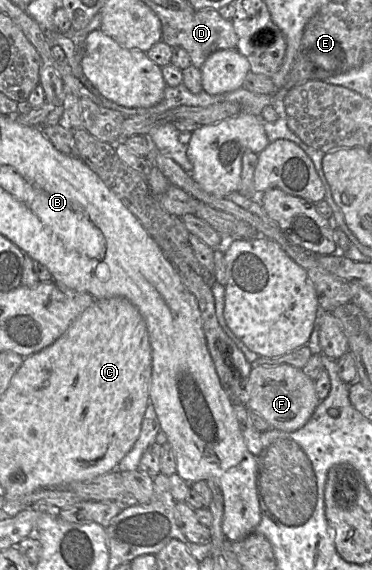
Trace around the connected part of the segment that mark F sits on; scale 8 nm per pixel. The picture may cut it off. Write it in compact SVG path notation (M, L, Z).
M288 364L275 366L253 365L250 373L250 397L246 405L261 415L270 428L293 432L302 428L311 418L320 403L315 382L304 374L303 370Z

